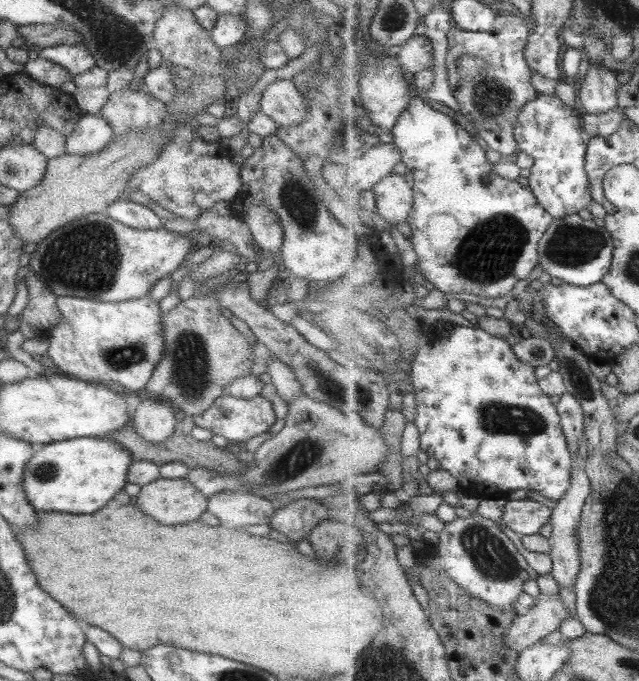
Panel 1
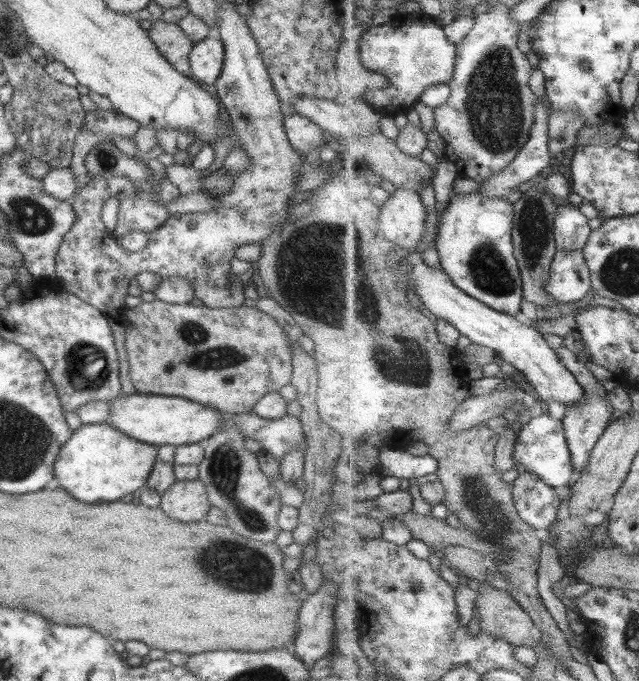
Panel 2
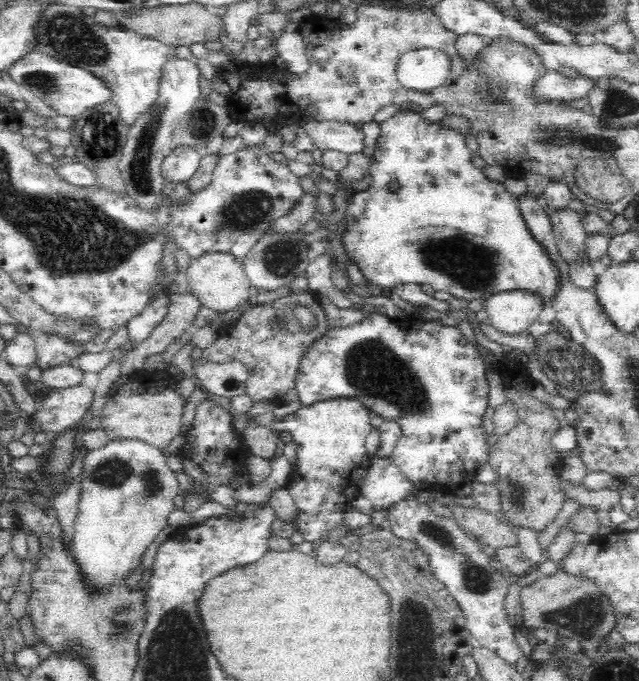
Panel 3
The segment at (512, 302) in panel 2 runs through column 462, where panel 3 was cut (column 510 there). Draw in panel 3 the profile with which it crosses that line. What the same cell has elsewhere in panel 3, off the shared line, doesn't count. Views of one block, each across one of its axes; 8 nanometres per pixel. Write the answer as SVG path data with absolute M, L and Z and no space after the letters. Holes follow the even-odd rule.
M403 107L399 108L392 118L388 118L386 122L380 124L380 134L378 134L375 147L374 154L370 157L372 162L369 165L369 174L372 174L374 182L369 188L357 193L347 201L348 210L346 216L344 216L346 225L341 237L348 262L356 263L367 282L376 284L381 288L390 288L393 291L399 284L430 284L436 291L447 291L448 294L452 294L456 298L470 301L486 300L491 294L498 291L526 289L534 291L534 293L542 293L546 305L549 307L551 296L555 293L557 287L557 270L554 269L554 265L552 265L552 261L548 259L546 253L542 251L540 244L530 234L525 220L522 218L516 197L507 192L504 183L490 180L486 177L483 169L480 170L472 164L474 153L469 152L466 140L460 135L460 132L452 130L448 126L442 126L439 122L431 122L420 114L418 108ZM392 182L397 182L399 185L396 192L392 192L388 188L389 183Z

